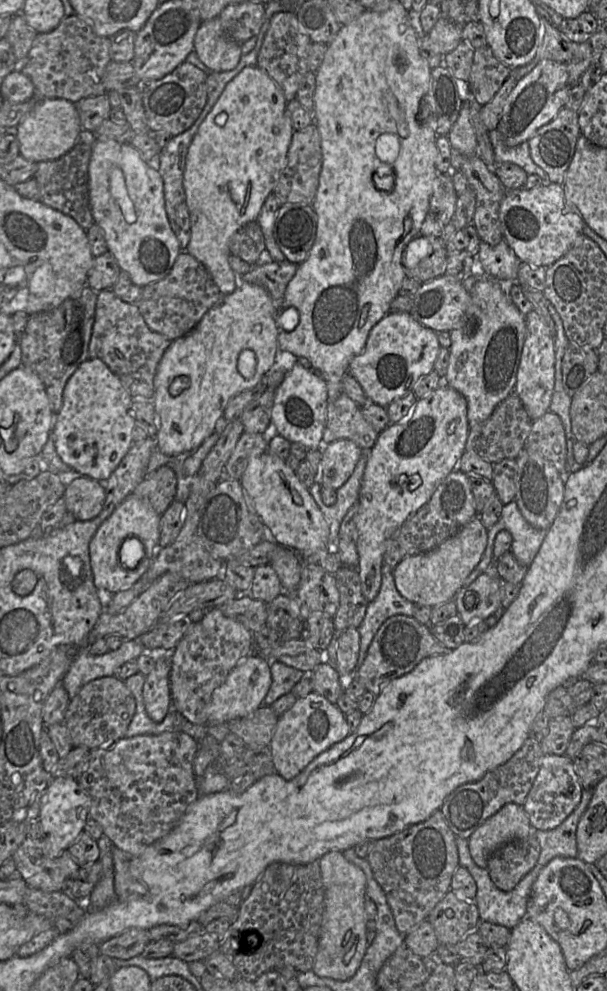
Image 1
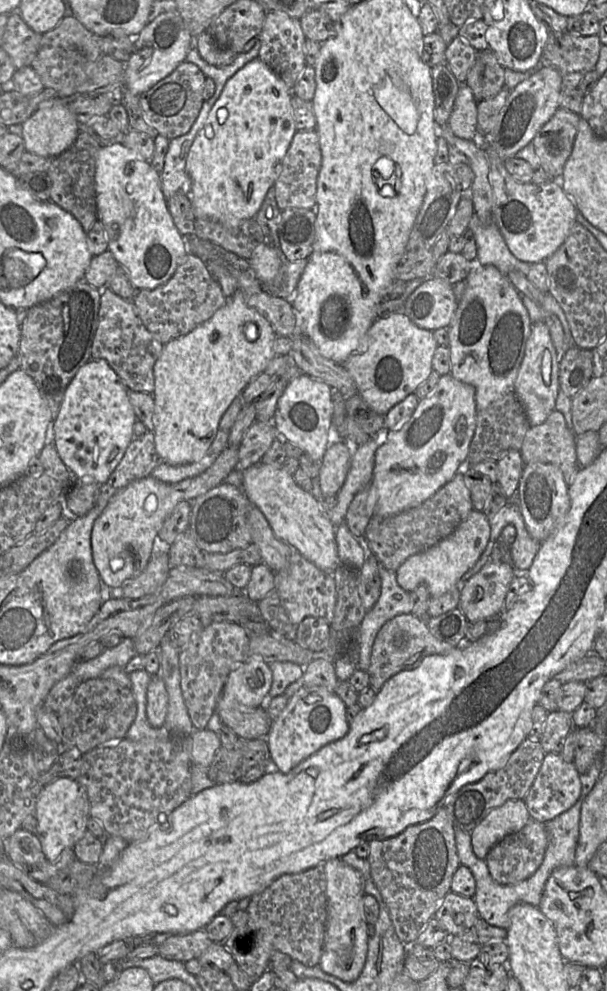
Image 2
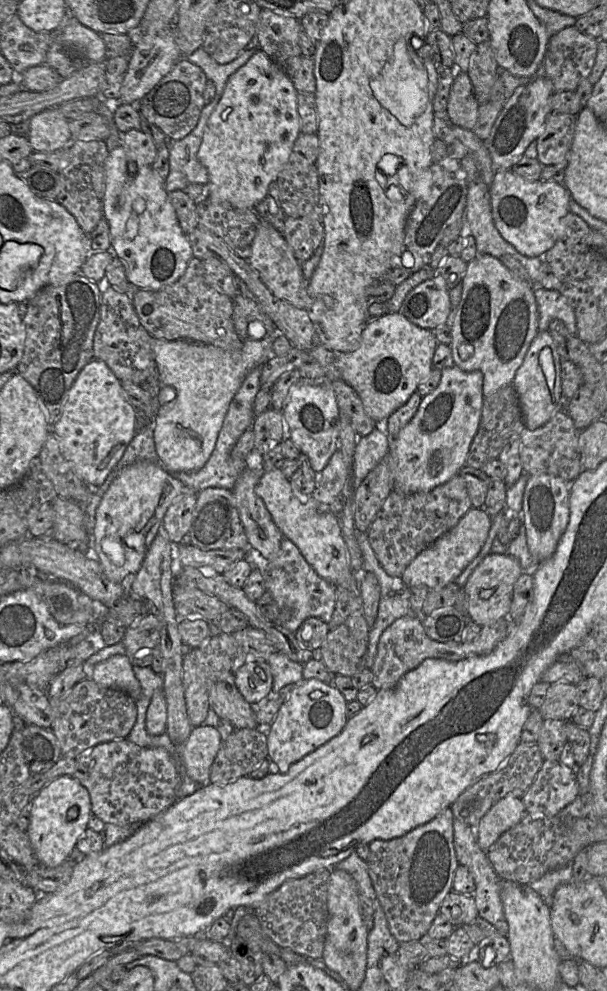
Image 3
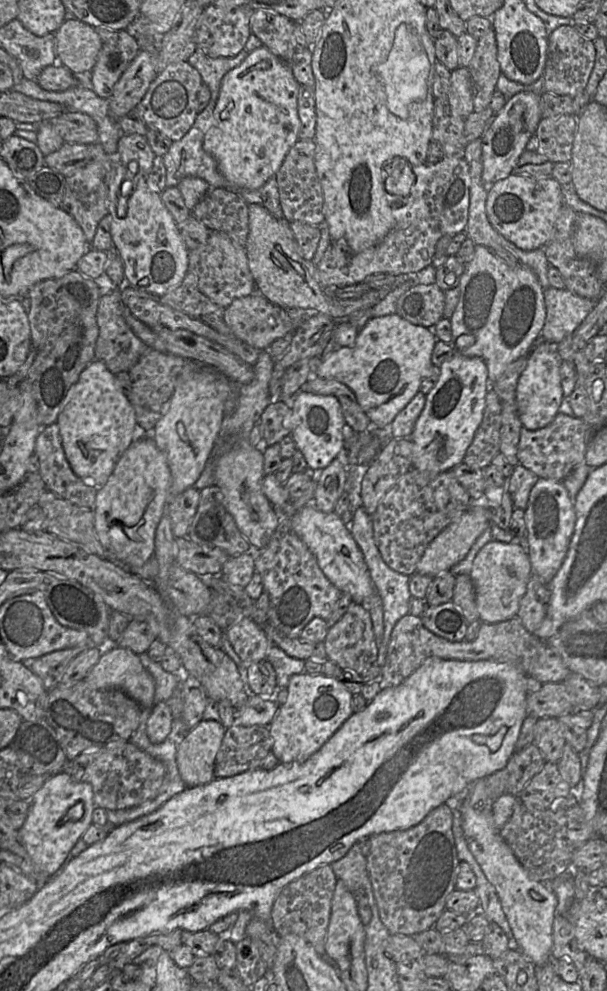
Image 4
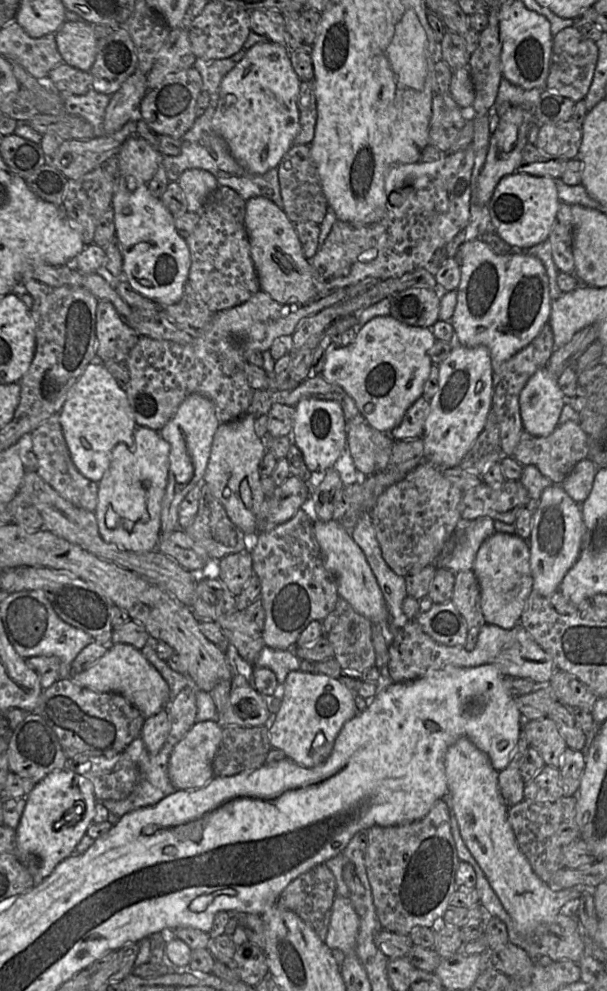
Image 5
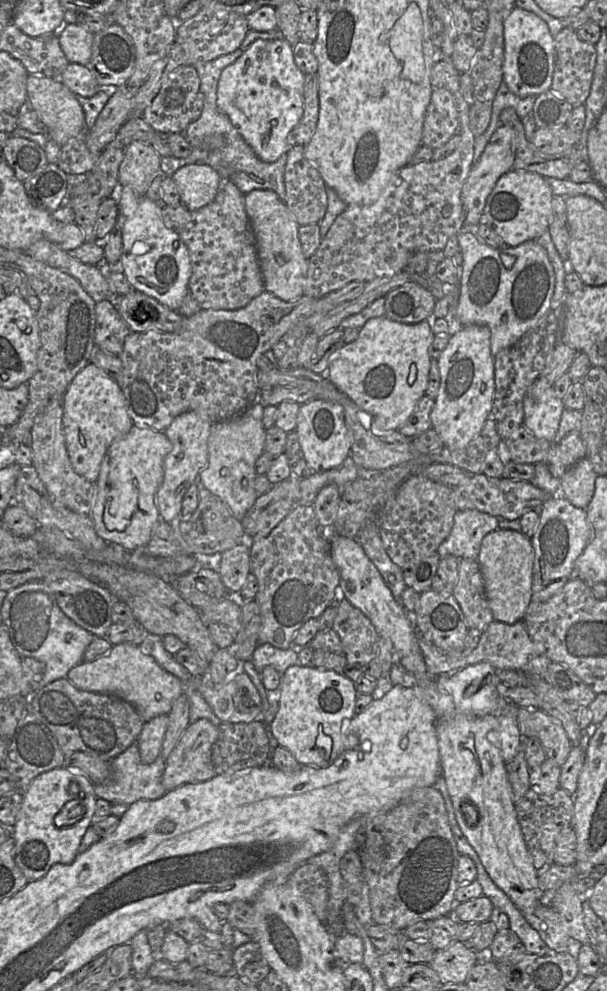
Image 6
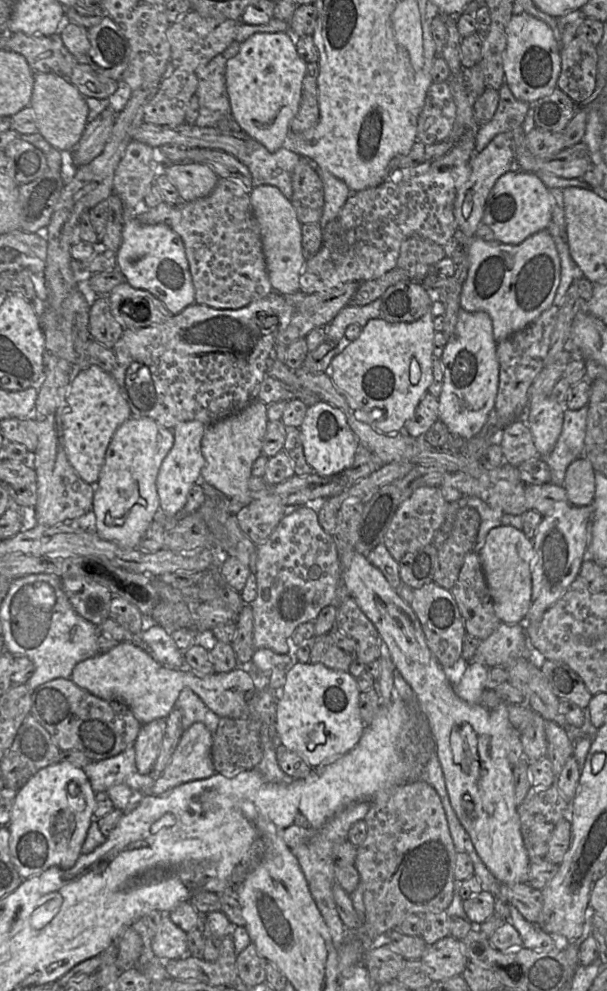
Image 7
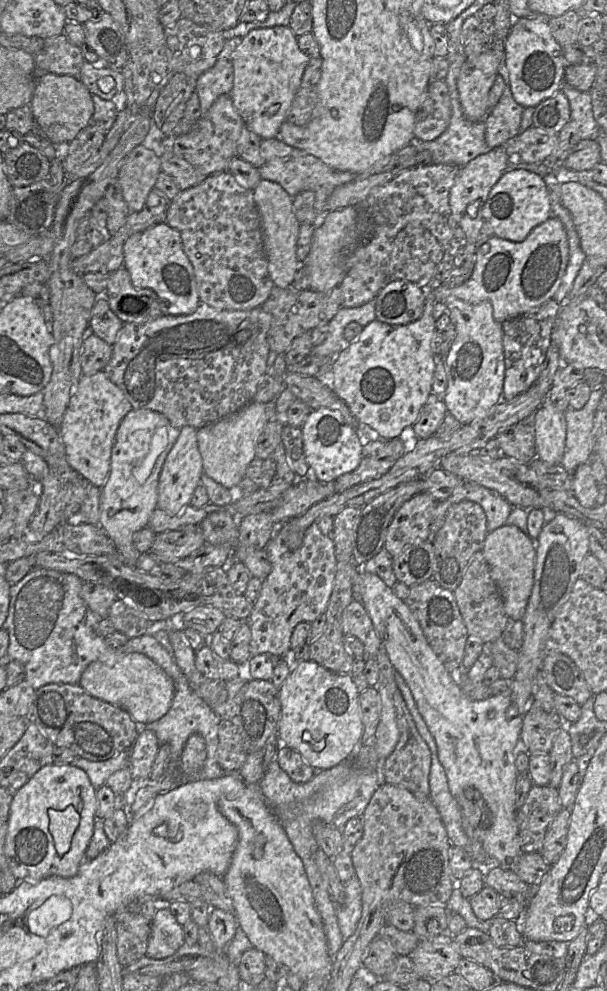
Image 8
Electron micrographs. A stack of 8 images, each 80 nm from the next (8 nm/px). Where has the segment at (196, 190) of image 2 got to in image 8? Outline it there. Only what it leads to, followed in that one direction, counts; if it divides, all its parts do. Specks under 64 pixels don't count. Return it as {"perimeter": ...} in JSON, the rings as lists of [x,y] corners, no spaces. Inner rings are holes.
{"perimeter":[[[289,26],[253,29],[235,49],[230,96],[245,126],[261,139],[278,137],[279,128],[286,120],[309,59],[299,49],[298,39]]]}

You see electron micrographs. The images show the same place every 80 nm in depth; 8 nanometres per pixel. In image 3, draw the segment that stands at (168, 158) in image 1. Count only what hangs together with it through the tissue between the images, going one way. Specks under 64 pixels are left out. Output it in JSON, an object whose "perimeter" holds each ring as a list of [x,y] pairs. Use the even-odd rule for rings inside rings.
{"perimeter":[[[213,100],[204,106],[195,128],[186,137],[170,142],[169,172],[164,182],[167,194],[184,190],[190,184],[206,186],[209,182],[208,171],[198,160],[197,152],[206,124],[216,107],[212,103]]]}

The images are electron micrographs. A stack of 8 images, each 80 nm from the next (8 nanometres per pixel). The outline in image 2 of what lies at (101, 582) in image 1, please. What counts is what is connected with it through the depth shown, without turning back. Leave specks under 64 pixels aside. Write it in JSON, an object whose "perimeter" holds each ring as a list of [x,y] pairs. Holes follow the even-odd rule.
{"perimeter":[[[228,446],[215,462],[198,476],[178,483],[165,483],[152,476],[135,480],[120,489],[108,502],[96,519],[91,534],[91,550],[94,565],[107,597],[127,582],[138,577],[146,568],[153,548],[160,546],[159,532],[175,506],[181,501],[193,501],[219,485],[234,470],[239,458],[239,446]]]}

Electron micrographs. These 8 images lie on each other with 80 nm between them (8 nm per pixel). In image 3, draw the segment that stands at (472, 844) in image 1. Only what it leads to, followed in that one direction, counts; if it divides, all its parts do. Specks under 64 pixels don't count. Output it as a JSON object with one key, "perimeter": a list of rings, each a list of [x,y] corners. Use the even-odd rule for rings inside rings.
{"perimeter":[[[505,796],[484,814],[475,828],[476,841],[483,851],[488,851],[495,841],[515,826],[526,814],[521,798]]]}

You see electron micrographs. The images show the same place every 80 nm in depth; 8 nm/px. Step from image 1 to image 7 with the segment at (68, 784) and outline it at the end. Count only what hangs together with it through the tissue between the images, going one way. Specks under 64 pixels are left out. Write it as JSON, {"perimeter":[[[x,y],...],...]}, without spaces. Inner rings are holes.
{"perimeter":[[[58,762],[39,770],[32,776],[17,792],[11,810],[10,821],[6,826],[8,827],[10,834],[9,851],[11,861],[20,877],[23,880],[27,880],[42,874],[52,866],[57,866],[64,870],[72,868],[81,855],[81,848],[87,836],[89,827],[95,819],[95,809],[96,793],[93,791],[91,783],[82,768],[75,767],[66,762]],[[70,782],[74,782],[79,786],[80,791],[75,796],[68,793],[67,788]],[[58,812],[61,812],[59,814],[60,816],[66,816],[66,819],[68,819],[69,822],[75,822],[75,829],[67,844],[55,842],[51,834],[51,828],[53,827],[54,819],[58,815]]]}

